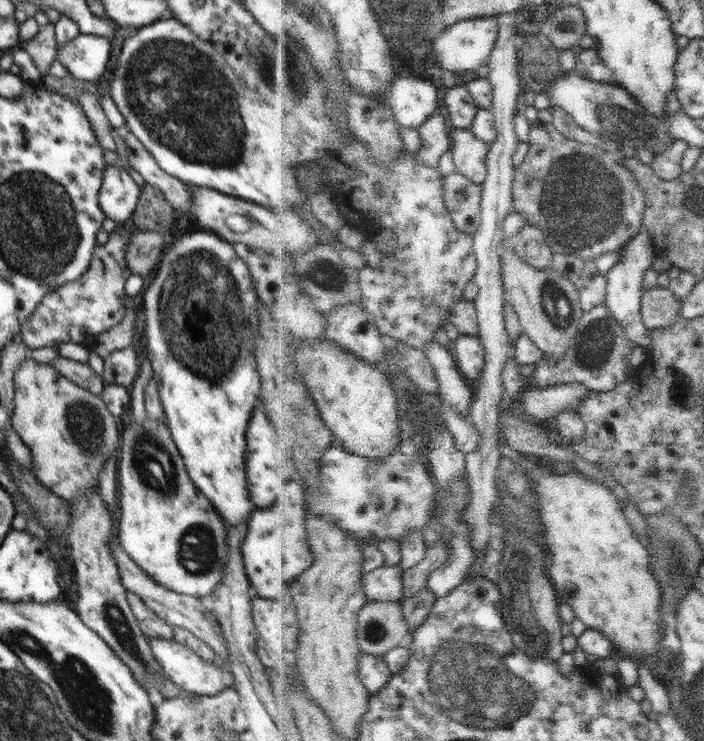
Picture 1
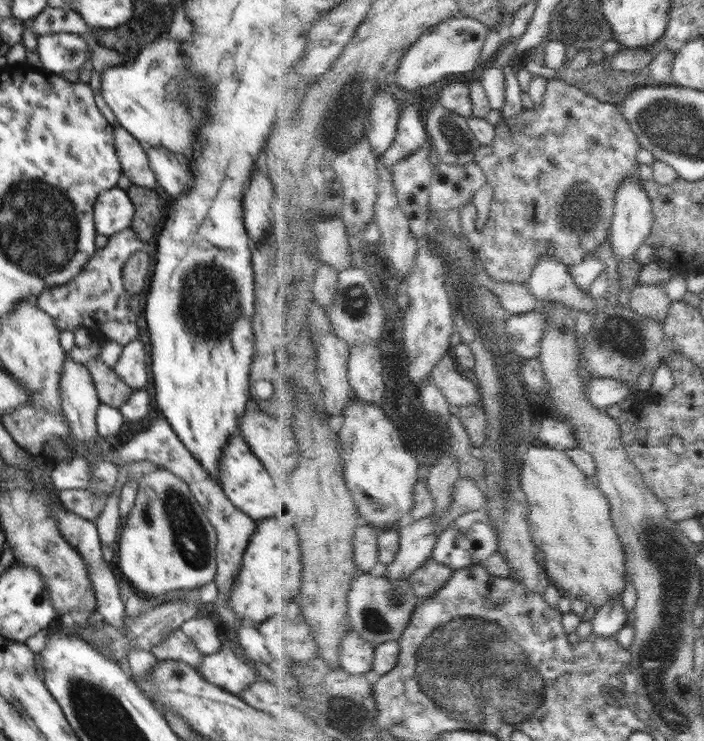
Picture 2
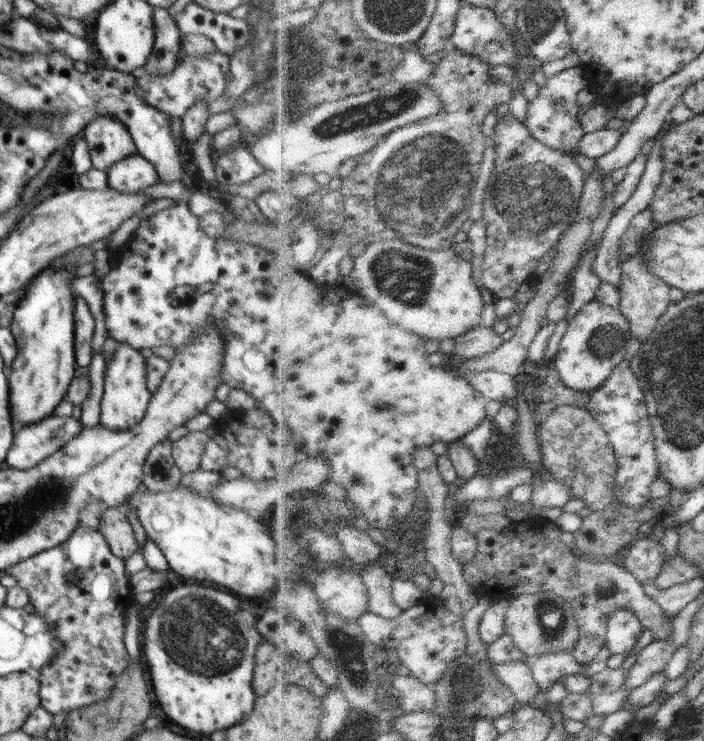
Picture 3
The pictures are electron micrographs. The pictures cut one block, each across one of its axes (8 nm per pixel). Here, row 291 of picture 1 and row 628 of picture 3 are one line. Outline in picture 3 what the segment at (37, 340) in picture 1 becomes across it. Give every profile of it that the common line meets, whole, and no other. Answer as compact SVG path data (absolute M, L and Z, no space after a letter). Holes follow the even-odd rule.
M79 526L64 544L43 550L26 560L8 566L4 571L14 576L18 586L28 592L35 613L46 620L48 628L54 630L56 638L61 640L64 646L48 666L42 666L37 675L40 682L41 706L53 716L60 712L76 711L76 708L88 707L88 704L108 699L117 679L131 663L125 647L124 617L134 601L134 593L129 586L129 576L126 574L124 562L125 559L112 554L107 540L100 531ZM58 576L64 576L64 584L68 584L68 588L72 588L72 584L77 582L82 596L58 596Z

